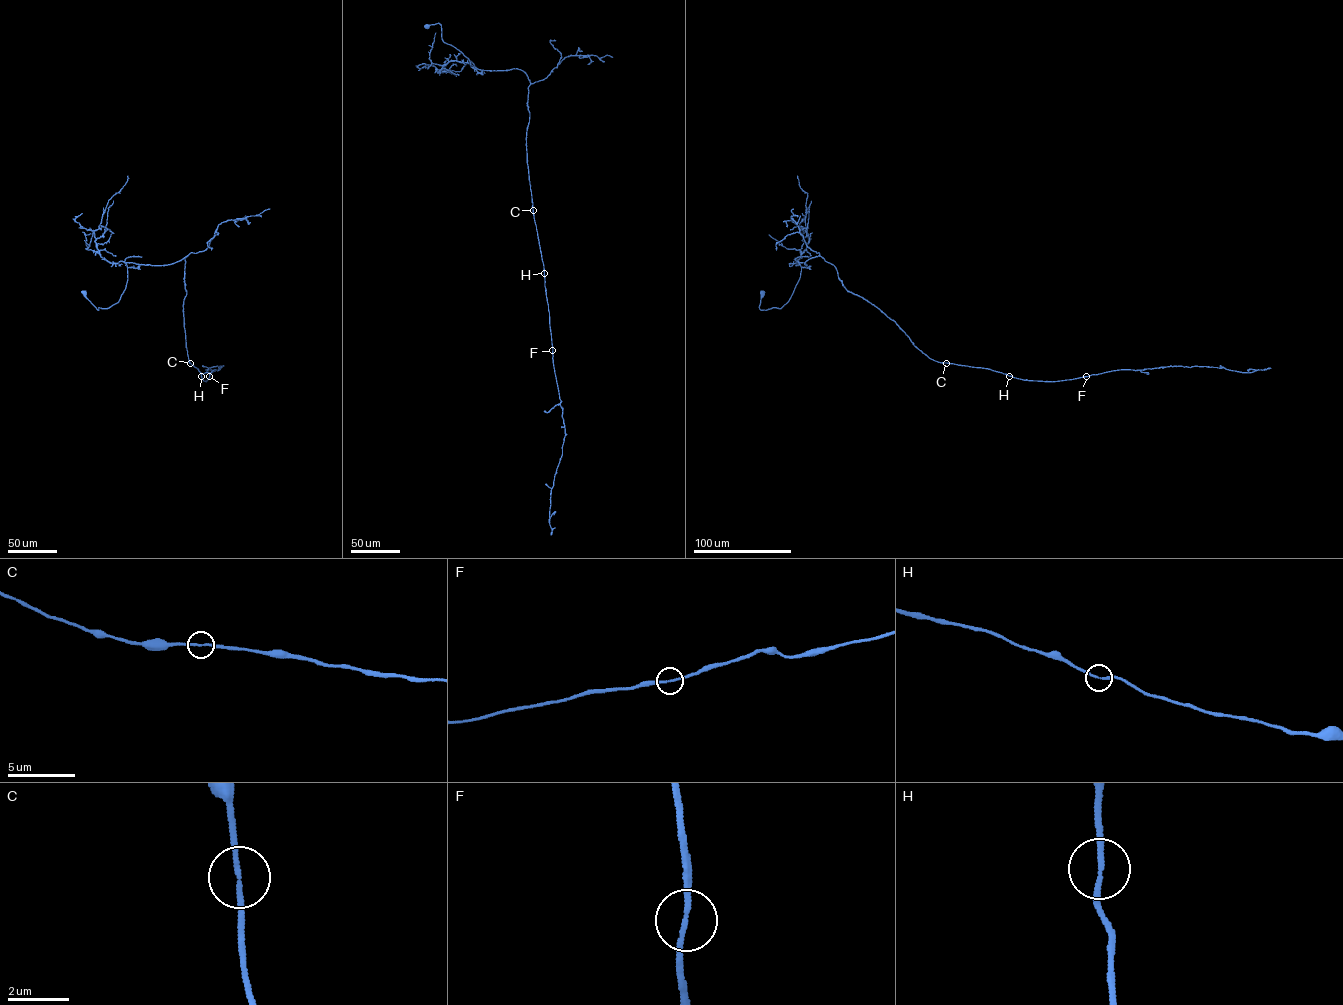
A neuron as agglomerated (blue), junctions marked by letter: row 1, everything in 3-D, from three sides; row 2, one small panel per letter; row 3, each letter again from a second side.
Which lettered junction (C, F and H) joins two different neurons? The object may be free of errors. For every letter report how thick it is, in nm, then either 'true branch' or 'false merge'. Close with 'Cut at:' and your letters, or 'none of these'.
C: 150 nm | true branch
F: 160 nm | true branch
H: 160 nm | true branch
Cut at: none of these

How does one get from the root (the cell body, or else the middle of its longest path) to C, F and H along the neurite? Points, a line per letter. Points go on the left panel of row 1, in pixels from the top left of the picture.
C: (84, 293), (97, 310), (108, 308), (125, 287), (126, 263), (167, 265), (187, 256), (183, 306), (190, 362)
F: (84, 293), (97, 310), (108, 308), (125, 287), (126, 263), (187, 256), (187, 354), (202, 380), (209, 376)
H: (84, 293), (97, 310), (108, 308), (125, 287), (126, 263), (167, 265), (187, 256), (186, 345), (201, 376)

